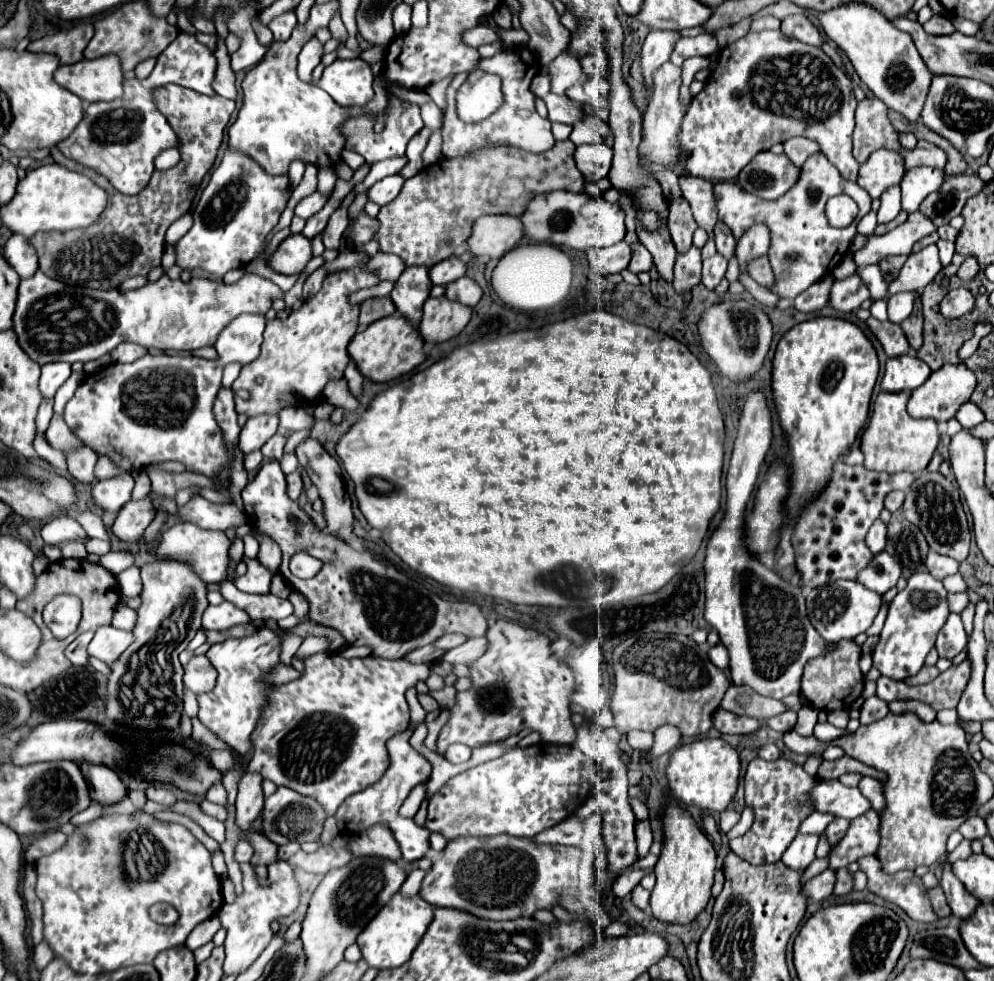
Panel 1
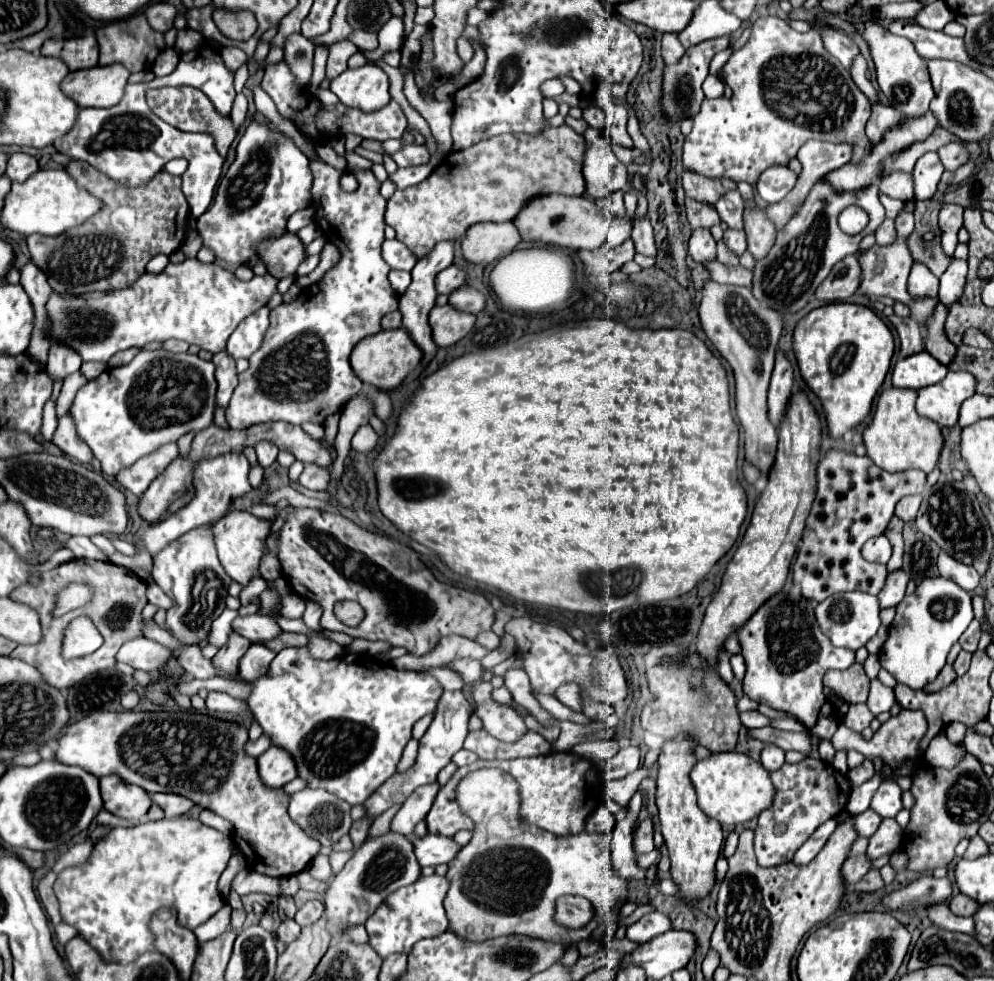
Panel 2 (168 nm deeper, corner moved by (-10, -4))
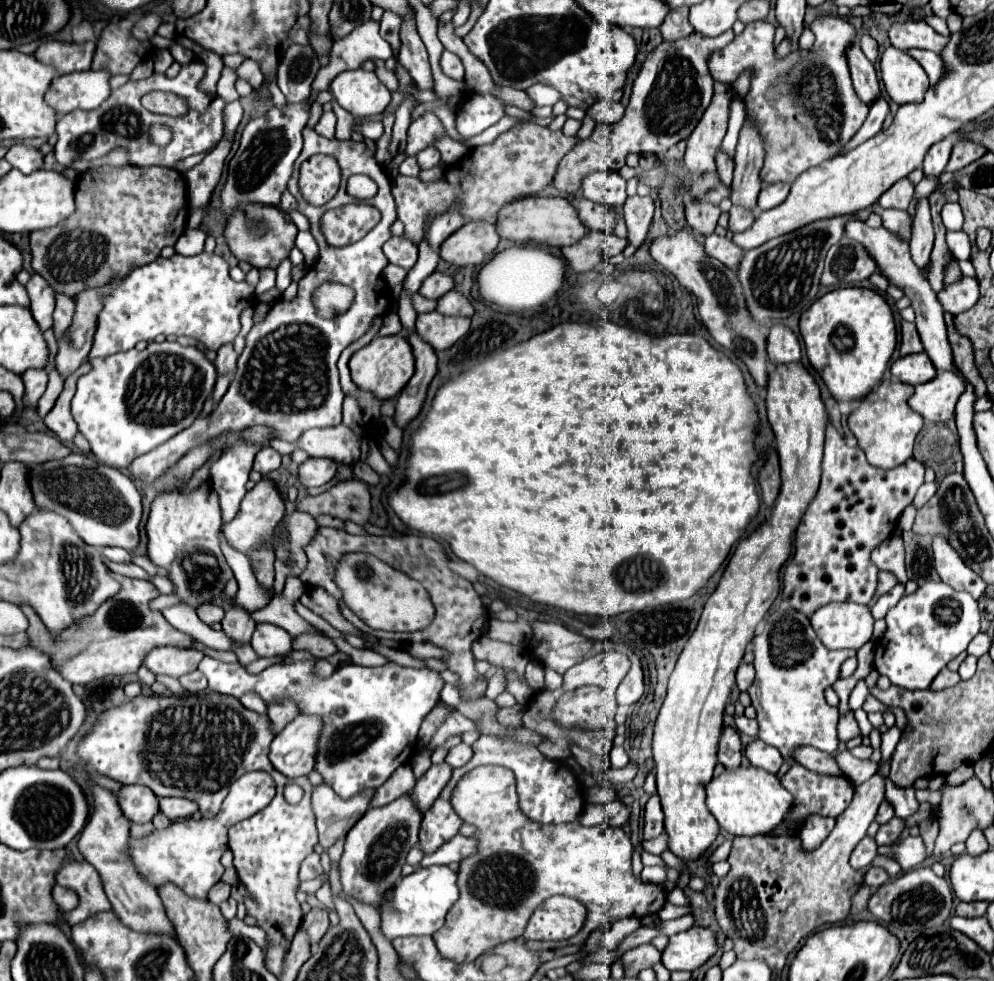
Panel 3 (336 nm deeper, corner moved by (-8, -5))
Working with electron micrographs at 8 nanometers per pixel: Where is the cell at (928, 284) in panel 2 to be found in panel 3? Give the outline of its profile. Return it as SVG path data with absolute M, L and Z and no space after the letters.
M924 198L918 204L918 210L912 222L912 236L910 236L910 254L912 254L914 264L920 270L926 270L930 262L932 244L934 244L934 228L932 228L928 198Z

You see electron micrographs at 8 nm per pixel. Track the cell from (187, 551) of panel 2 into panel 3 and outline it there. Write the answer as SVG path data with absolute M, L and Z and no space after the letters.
M202 484L190 494L184 494L184 490L158 494L152 502L152 512L146 524L148 558L156 566L168 570L174 594L182 600L182 604L190 604L192 608L210 604L234 576L220 550L220 526L220 506L210 484Z

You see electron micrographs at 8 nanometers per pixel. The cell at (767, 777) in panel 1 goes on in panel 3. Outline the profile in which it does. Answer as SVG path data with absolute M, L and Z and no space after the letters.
M800 764L790 766L790 770L780 778L780 782L794 796L792 808L790 808L788 816L784 818L784 822L790 826L792 832L798 832L802 828L802 824L806 822L806 818L812 816L812 814L836 818L838 814L842 814L848 808L848 804L852 800L852 794L854 794L854 786L848 778L844 778L844 776L824 776L824 774L818 774L818 772L810 772L808 768L804 768Z

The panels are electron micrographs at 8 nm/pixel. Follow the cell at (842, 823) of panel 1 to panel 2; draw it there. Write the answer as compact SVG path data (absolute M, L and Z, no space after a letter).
M866 809L864 813L860 813L860 815L854 819L854 823L856 823L856 831L858 831L860 837L870 837L870 835L874 835L876 829L880 827L882 817L880 817L878 813Z

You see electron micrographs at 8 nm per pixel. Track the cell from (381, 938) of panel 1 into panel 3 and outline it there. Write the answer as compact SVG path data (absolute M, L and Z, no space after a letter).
M448 866L420 868L414 874L404 876L396 888L392 888L380 910L380 930L390 942L400 936L432 936L444 926L446 912L456 900L456 872L452 872Z

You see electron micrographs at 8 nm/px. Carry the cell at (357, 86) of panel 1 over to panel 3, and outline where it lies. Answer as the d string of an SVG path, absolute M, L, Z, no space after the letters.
M362 68L340 72L330 88L336 102L354 118L378 116L392 102L392 92L380 82L380 78Z

